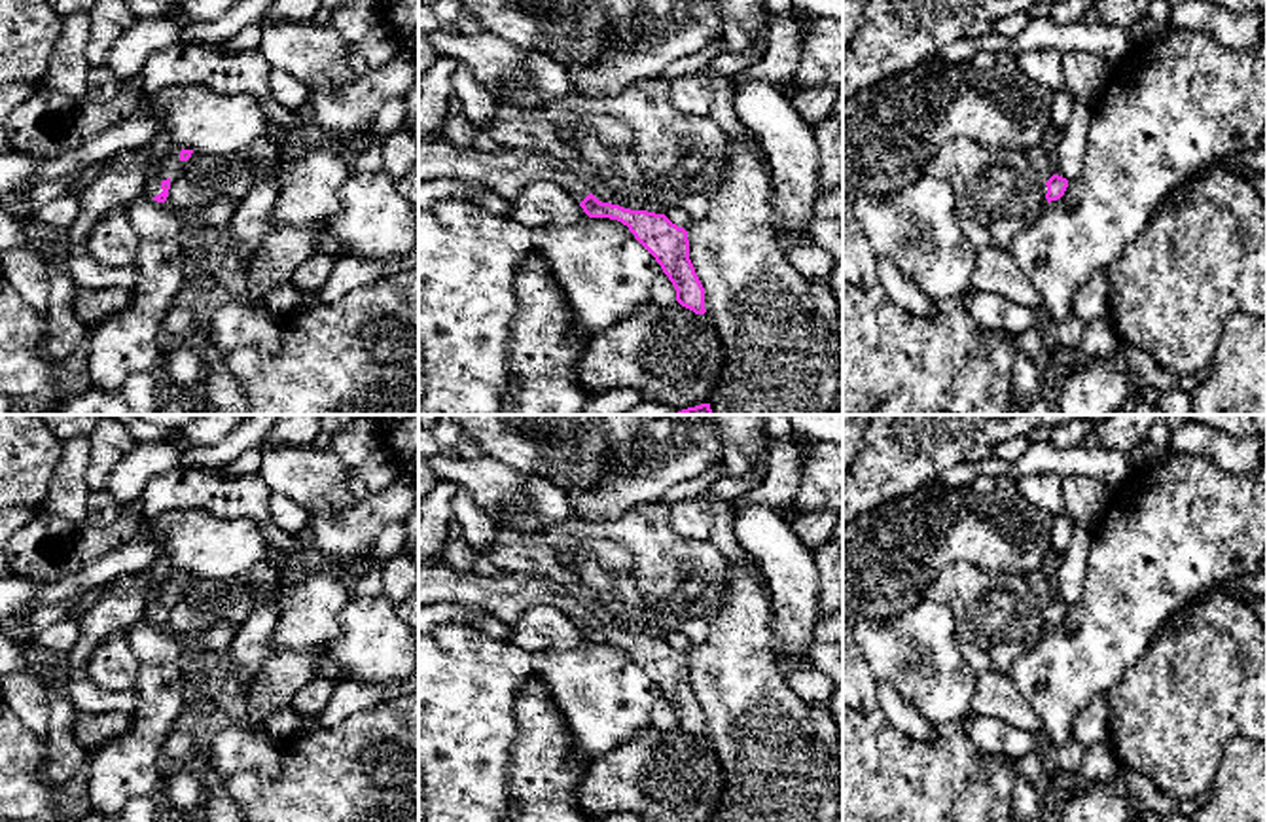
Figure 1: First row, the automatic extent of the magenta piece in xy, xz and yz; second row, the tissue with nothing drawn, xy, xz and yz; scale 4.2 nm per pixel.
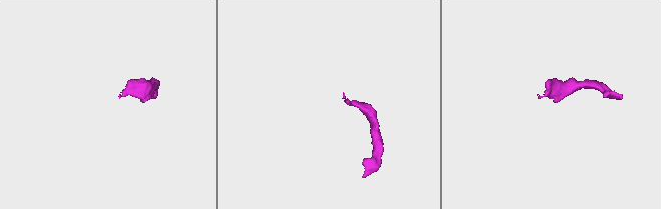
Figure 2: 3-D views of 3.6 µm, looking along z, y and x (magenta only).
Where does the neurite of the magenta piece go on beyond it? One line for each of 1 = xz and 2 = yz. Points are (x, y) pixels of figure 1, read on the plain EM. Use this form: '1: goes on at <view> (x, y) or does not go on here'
1: goes on at xz (506, 597)
2: goes on at yz (1042, 580)

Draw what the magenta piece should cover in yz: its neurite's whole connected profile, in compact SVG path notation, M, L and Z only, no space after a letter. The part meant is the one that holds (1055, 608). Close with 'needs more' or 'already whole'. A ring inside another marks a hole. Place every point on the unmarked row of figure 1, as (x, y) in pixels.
M1049 555L1049 561L1042 568L1026 576L1042 606L1042 614L1045 617L1047 627L1061 623L1068 612L1068 604L1055 597L1057 595L1057 580L1055 580L1057 566L1059 563L1055 561L1053 555Z; needs more

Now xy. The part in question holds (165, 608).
M167 559L152 564L140 574L150 585L146 599L144 621L157 627L165 627L170 614L170 600L174 599L180 585L187 585L193 574L176 570Z; needs more

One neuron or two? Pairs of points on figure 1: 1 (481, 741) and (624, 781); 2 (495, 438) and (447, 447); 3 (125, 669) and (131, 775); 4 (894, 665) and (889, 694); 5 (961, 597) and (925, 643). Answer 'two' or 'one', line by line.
1: two
2: one
3: two
4: two
5: two

